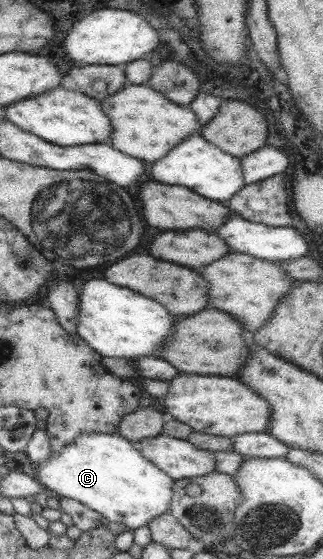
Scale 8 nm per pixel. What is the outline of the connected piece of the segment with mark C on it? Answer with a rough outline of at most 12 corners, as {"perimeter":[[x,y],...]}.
{"perimeter":[[88,433],[34,465],[39,483],[129,531],[176,484],[119,433]]}

